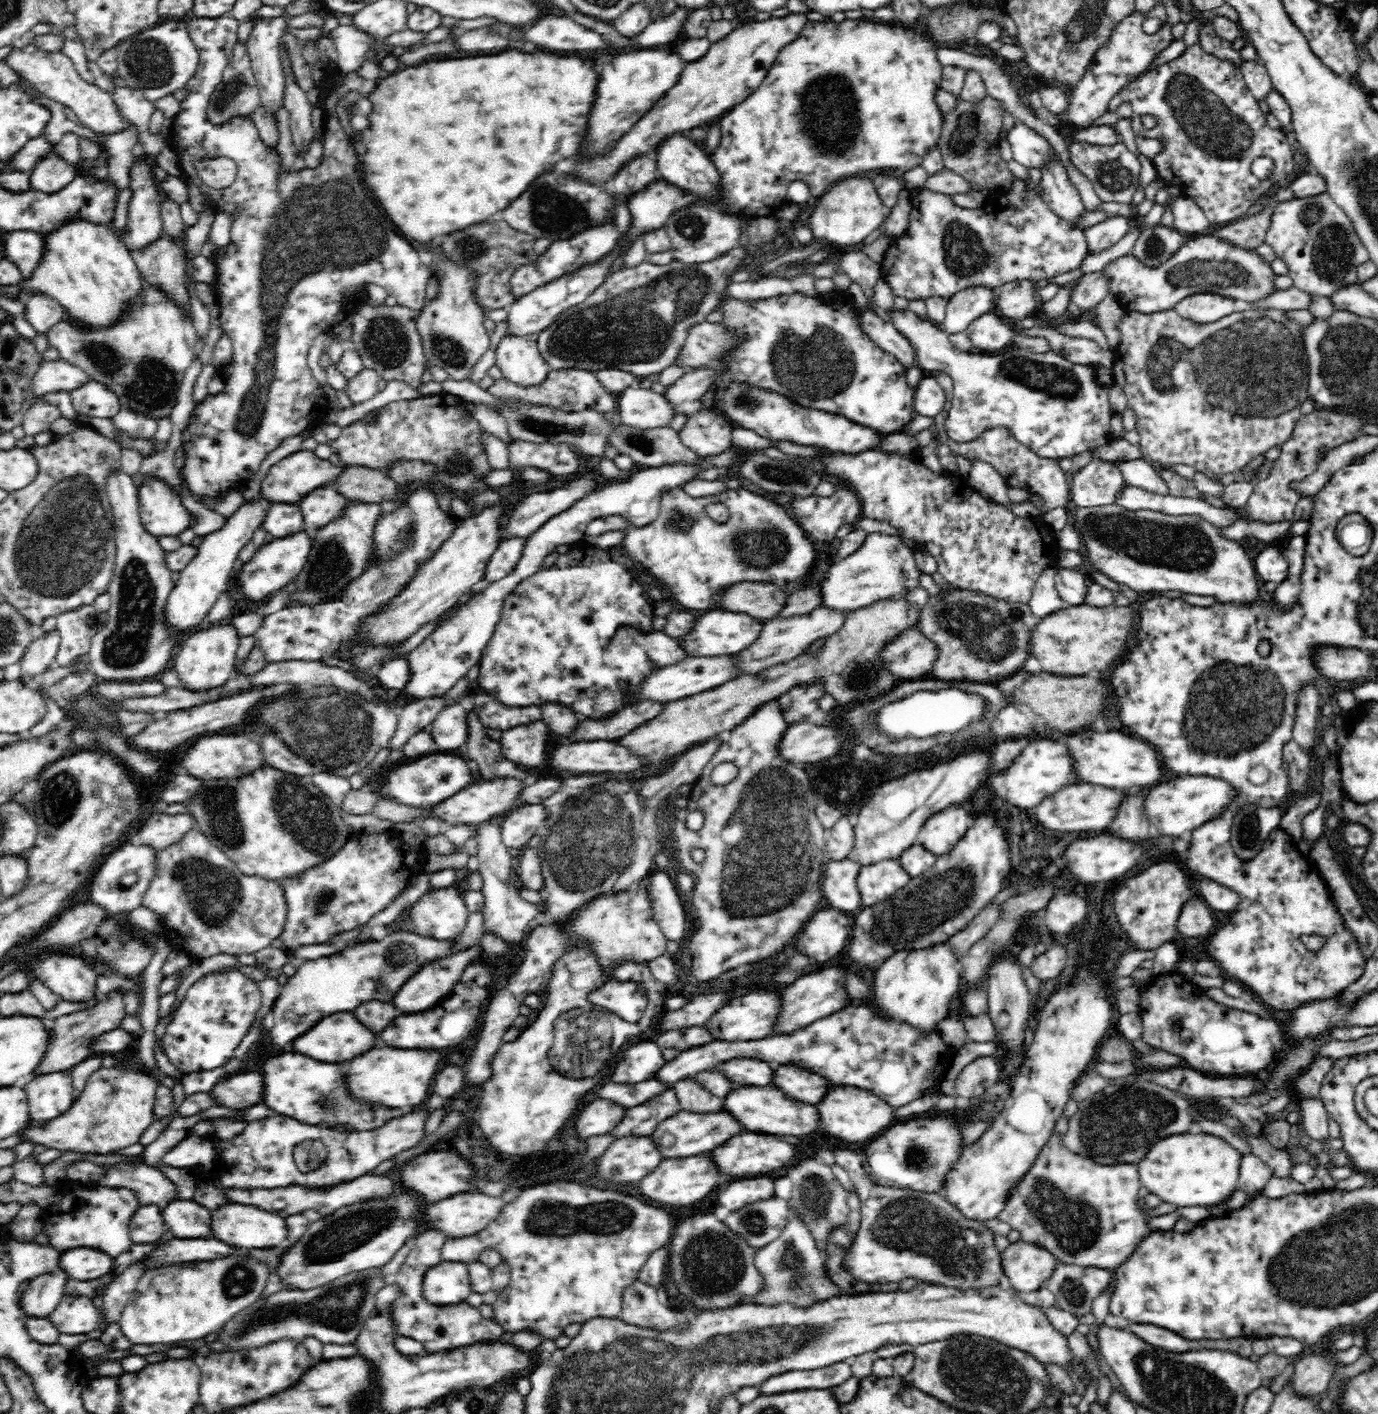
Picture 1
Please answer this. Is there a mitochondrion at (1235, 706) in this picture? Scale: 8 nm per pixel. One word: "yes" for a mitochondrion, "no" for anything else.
yes

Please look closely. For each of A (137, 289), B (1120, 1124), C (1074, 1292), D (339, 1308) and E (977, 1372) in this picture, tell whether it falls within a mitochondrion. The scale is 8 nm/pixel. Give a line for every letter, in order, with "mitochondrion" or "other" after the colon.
A: other
B: mitochondrion
C: mitochondrion
D: mitochondrion
E: mitochondrion

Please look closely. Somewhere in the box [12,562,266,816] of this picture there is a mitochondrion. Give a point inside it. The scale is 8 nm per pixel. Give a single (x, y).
(99, 720)

